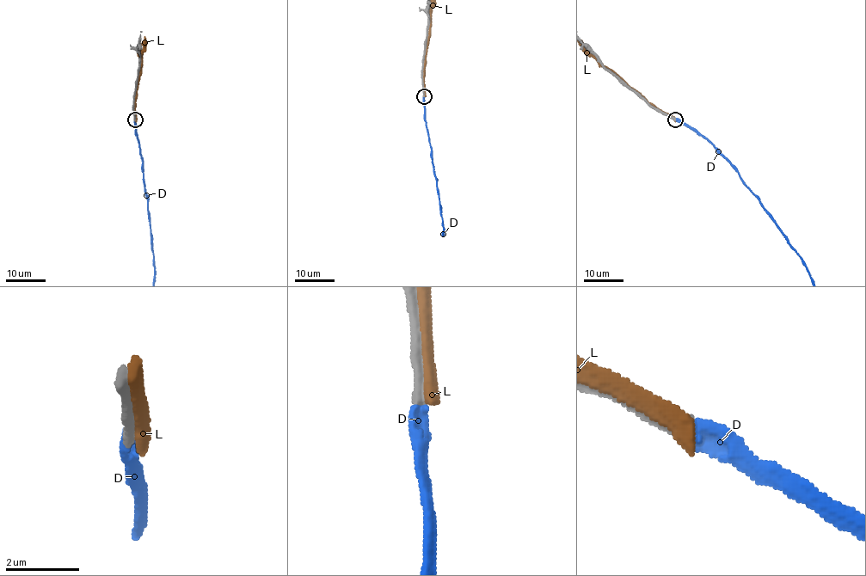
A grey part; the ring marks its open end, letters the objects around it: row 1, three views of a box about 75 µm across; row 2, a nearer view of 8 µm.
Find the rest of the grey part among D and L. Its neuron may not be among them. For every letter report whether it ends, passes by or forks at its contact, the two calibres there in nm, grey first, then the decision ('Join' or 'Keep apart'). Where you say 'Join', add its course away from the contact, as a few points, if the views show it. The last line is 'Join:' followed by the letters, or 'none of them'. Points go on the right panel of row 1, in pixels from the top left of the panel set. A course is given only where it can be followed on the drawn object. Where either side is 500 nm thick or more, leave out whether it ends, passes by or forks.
D: It ends there. Thickness 460 nm (grey) against 440 nm. Join
L: It passes by. Thickness 360 nm (grey) against 360 nm. Keep apart
Join: D

